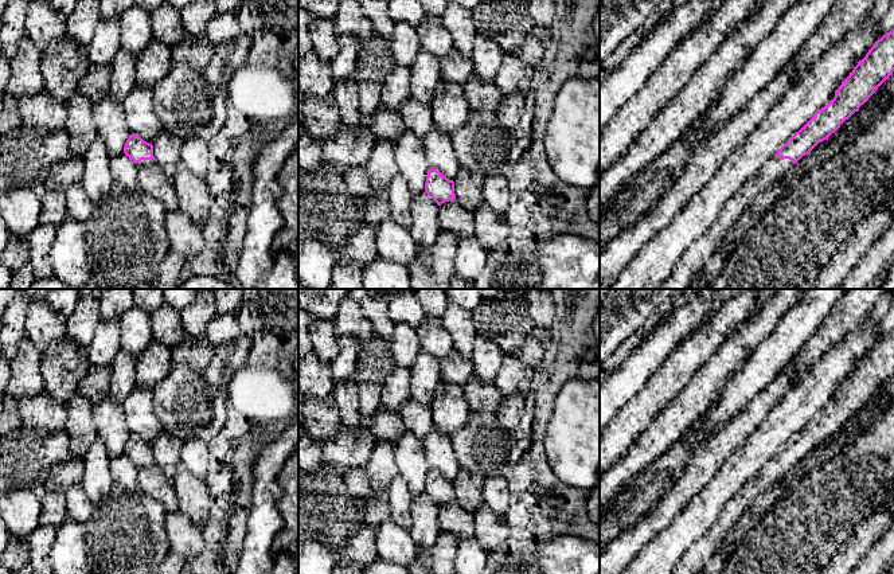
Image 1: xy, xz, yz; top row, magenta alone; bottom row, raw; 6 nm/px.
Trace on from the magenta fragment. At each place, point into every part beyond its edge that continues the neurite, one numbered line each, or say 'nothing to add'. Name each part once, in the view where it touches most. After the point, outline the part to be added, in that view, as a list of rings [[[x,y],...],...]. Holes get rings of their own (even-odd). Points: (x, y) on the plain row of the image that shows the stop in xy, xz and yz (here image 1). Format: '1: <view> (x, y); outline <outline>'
1: yz (694, 559); outline [[[770,458],[753,479],[745,483],[737,496],[731,499],[717,523],[684,552],[672,574],[699,574],[719,548],[726,534],[741,519],[743,511],[758,495],[768,491],[774,483],[788,475],[793,466],[793,462],[789,460]]]

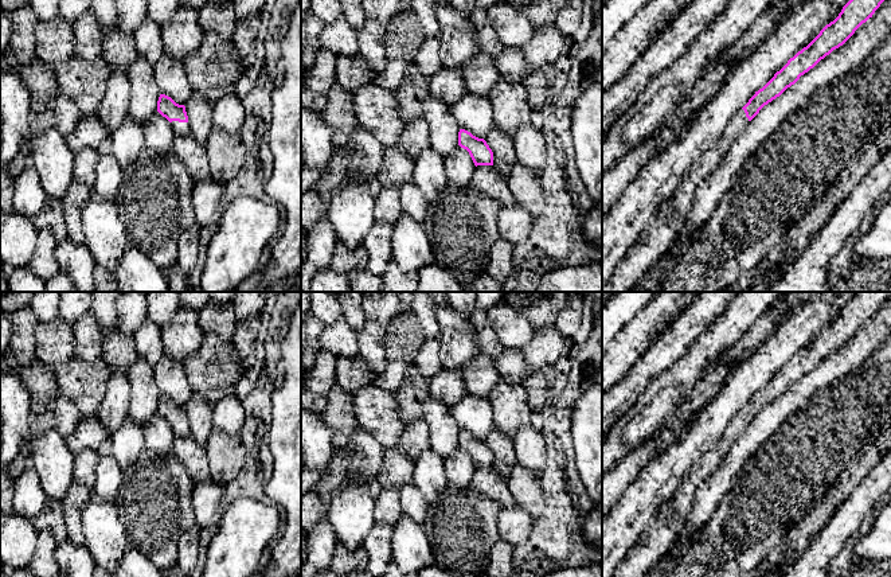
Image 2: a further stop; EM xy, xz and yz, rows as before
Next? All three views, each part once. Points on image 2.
1: xy (179, 429); outline [[[172,422],[171,428],[172,428],[173,436],[189,436],[188,424]]]

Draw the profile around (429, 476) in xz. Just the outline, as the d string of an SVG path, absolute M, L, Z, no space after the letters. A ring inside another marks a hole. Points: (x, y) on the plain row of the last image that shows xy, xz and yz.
M431 448L423 451L414 460L413 484L423 494L429 504L435 503L448 484L445 459Z

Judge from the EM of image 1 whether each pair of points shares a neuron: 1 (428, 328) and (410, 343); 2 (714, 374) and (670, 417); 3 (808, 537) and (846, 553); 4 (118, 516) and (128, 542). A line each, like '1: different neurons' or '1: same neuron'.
1: different neurons
2: same neuron
3: different neurons
4: same neuron

